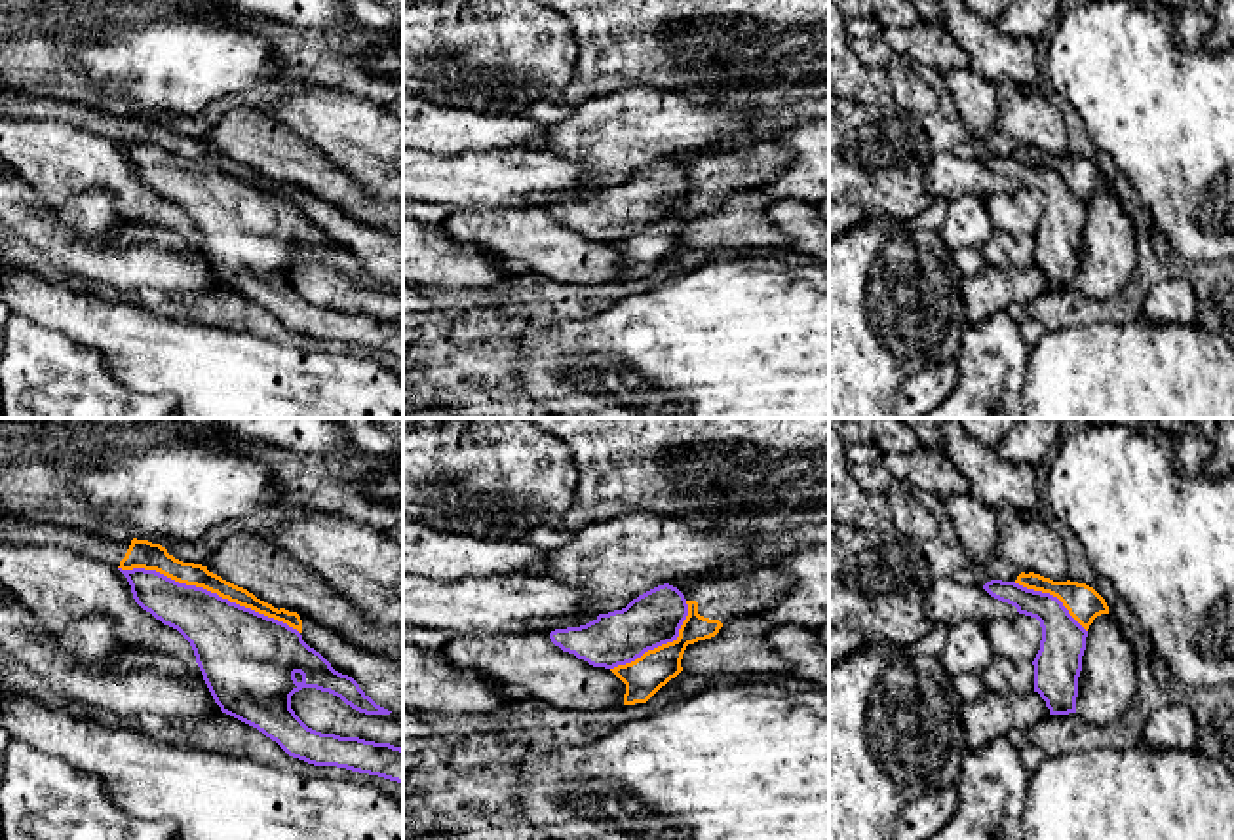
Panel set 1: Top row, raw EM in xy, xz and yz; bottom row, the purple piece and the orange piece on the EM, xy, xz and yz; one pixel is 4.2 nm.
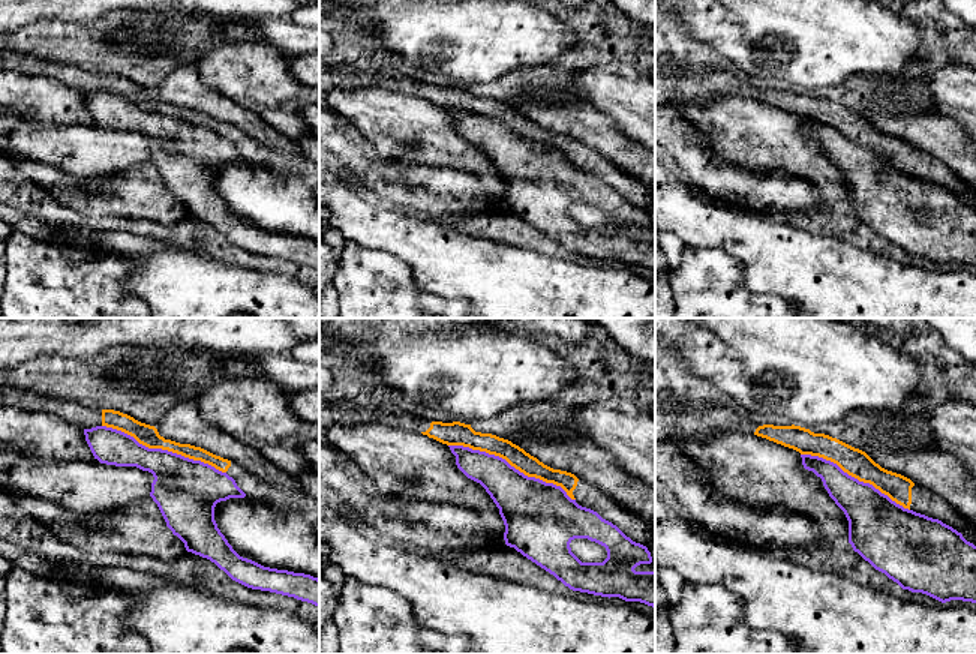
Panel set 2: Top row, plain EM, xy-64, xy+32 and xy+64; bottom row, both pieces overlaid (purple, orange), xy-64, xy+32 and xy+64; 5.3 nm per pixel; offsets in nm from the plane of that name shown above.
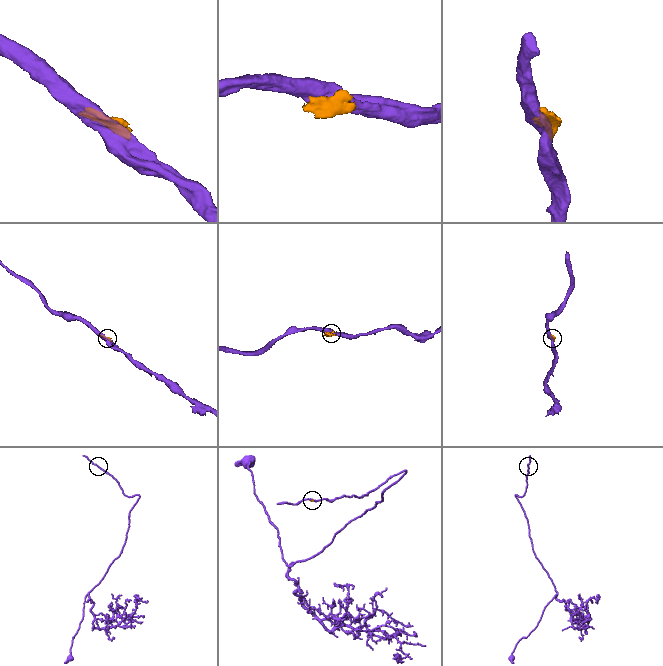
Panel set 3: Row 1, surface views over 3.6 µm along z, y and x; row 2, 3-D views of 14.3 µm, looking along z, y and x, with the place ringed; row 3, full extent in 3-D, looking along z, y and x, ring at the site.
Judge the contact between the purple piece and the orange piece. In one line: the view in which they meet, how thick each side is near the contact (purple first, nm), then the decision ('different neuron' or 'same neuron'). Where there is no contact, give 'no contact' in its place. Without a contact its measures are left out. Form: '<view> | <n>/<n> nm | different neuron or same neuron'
xy | 340/100 nm | different neuron

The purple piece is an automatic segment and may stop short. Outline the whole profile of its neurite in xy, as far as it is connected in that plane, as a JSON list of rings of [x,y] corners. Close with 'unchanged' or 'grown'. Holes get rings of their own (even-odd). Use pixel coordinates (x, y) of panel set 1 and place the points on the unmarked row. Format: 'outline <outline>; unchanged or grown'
outline [[[118,144],[127,152],[135,177],[190,217],[203,255],[222,287],[257,302],[293,333],[378,350],[403,359],[401,321],[321,308],[295,289],[291,270],[302,262],[329,266],[365,289],[392,287],[376,279],[352,251],[335,245],[319,226],[302,215],[297,203],[203,162],[179,158],[156,144]]]; unchanged

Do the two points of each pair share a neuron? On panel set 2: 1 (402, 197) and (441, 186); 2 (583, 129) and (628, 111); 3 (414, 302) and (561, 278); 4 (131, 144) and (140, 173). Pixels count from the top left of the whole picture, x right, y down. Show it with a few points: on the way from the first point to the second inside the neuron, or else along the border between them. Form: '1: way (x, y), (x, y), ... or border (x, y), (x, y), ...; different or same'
1: way (411, 195), (432, 192); same
2: border (588, 102), (609, 116), (630, 138), (637, 141); different
3: border (413, 278), (422, 290), (467, 302); different
4: border (149, 159), (105, 176); different

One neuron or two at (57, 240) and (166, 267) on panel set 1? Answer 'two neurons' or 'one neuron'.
one neuron

